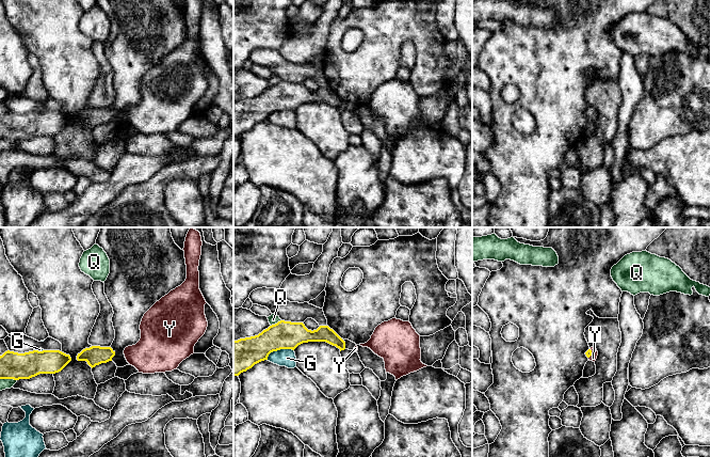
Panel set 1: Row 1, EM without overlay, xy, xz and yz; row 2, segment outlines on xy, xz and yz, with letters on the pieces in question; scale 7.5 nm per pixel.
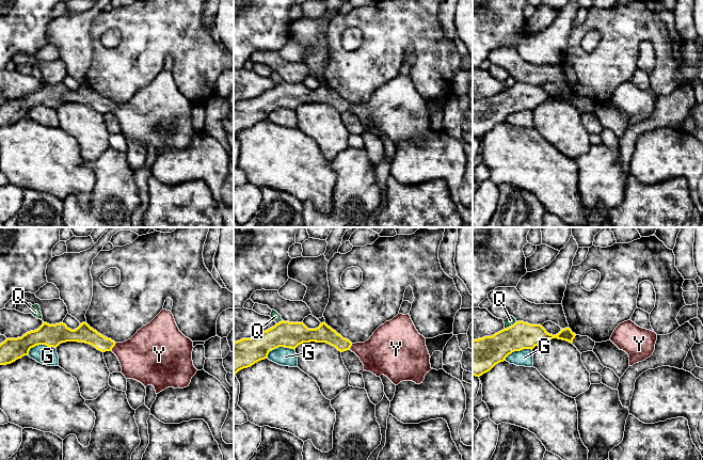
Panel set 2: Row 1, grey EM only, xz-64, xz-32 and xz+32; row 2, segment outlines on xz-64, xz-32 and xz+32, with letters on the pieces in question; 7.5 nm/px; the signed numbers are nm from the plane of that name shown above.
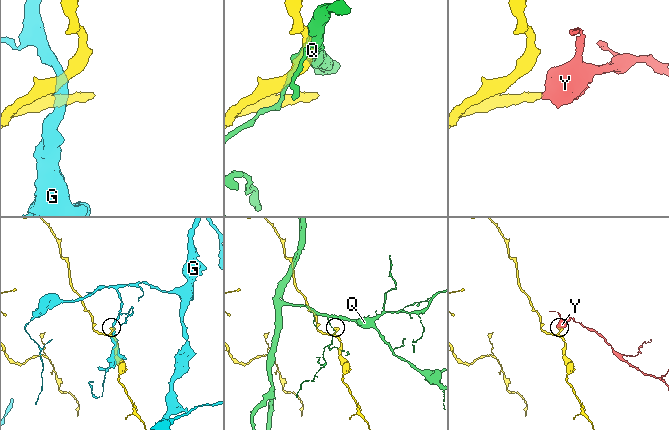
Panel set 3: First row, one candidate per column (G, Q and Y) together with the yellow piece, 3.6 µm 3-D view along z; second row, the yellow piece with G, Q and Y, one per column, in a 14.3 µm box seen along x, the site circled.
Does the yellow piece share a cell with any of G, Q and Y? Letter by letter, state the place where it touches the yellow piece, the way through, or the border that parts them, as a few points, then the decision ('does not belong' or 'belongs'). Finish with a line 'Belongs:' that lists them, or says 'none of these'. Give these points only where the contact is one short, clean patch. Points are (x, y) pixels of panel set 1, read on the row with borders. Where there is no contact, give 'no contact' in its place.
G: meets yellow in xz at (278, 349); border along xz (293, 349), (273, 350), (267, 359); does not belong
Q: meets yellow in xz at (275, 324); does not belong
Y: meets yellow in yz at (591, 353); runs through yz (588, 352), (591, 353), (593, 358); belongs
Belongs: Y

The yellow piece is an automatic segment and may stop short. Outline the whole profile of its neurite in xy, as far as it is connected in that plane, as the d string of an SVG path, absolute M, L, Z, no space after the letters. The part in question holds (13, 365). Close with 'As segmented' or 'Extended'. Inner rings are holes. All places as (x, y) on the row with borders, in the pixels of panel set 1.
M60 350L5 351L0 356L0 379L30 379L39 374L61 372L71 358Z. As segmented

